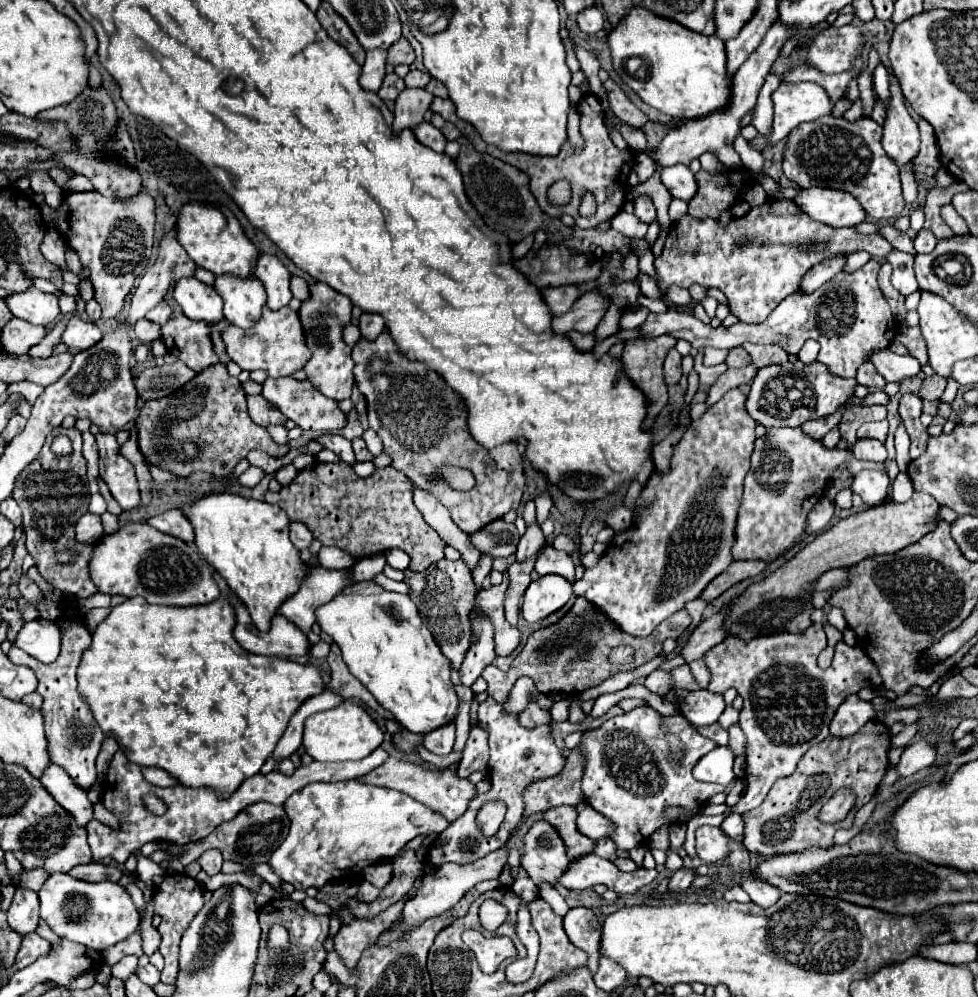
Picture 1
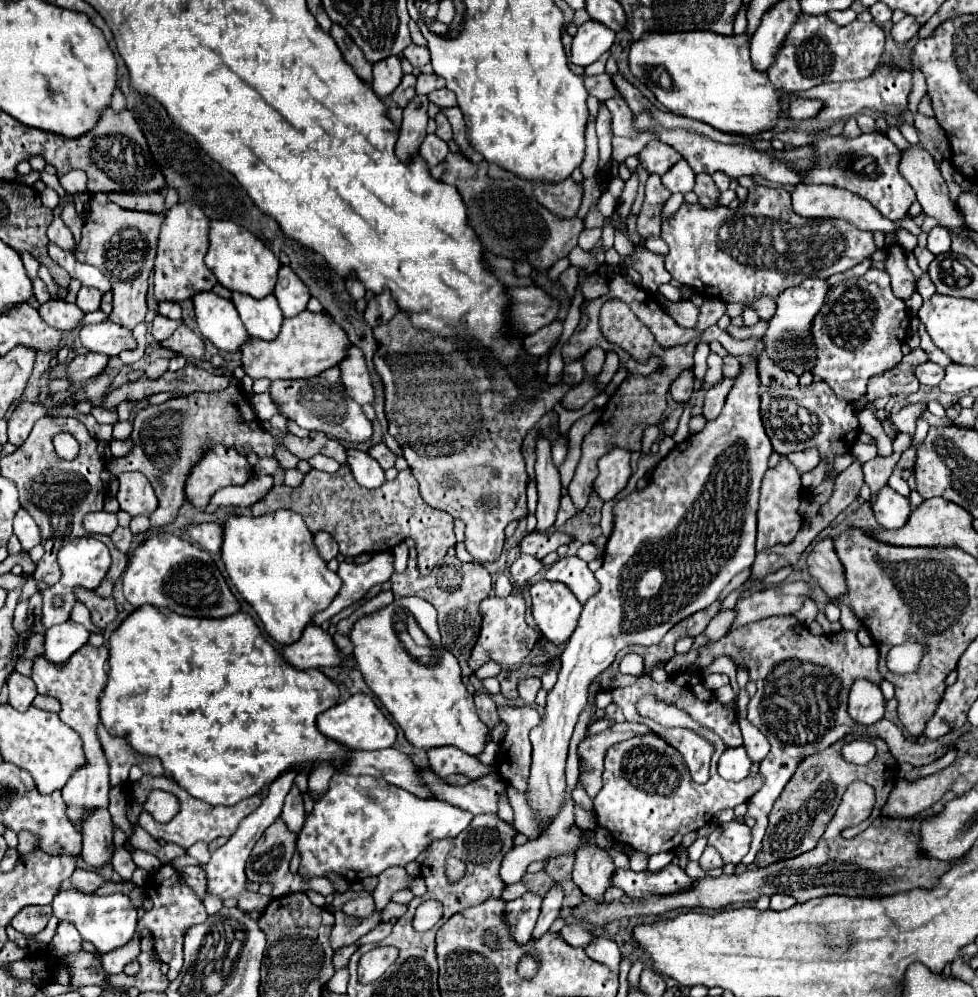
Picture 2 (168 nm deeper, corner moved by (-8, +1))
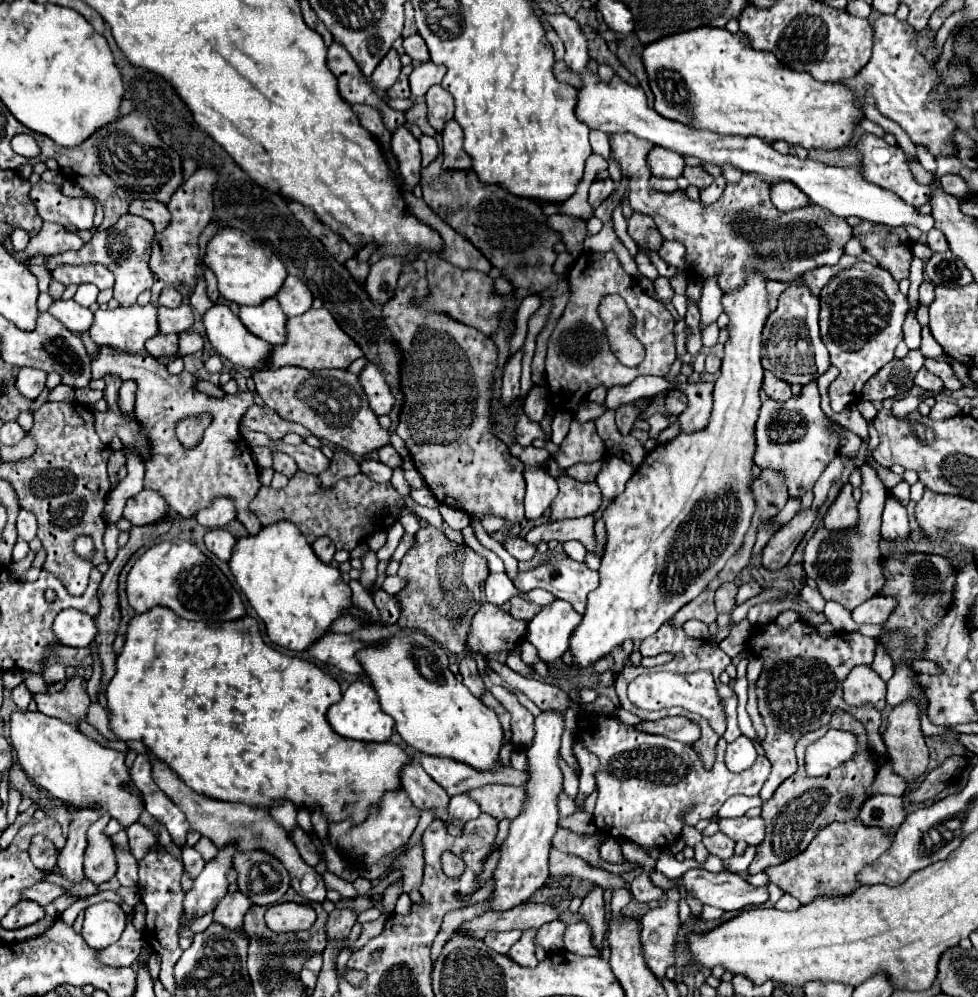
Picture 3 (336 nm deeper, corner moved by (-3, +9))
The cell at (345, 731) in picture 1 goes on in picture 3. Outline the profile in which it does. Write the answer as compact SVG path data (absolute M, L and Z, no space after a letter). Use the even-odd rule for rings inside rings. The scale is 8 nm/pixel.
M354 681L340 703L332 705L328 711L328 721L332 725L332 729L348 739L356 739L356 741L388 741L392 731L394 731L394 719L388 717L378 703L378 695L374 691L374 687L370 683L364 681Z

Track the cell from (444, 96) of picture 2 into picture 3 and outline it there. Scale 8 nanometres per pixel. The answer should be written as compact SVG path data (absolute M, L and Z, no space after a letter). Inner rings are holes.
M434 85L426 93L426 105L428 105L428 123L436 129L436 133L442 133L446 121L450 121L454 113L450 93L446 93L440 85Z

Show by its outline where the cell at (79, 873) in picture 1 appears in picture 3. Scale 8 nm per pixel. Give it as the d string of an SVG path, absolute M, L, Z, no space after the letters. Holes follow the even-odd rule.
M40 881L40 883L34 883L32 887L24 889L22 893L22 899L30 899L30 901L36 901L38 905L46 907L50 901L54 901L56 897L60 897L64 891L54 885L54 883L48 883L48 881Z

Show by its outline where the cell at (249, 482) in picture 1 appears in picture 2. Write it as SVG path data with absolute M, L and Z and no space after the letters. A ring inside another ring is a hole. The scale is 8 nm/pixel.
M253 475L247 483L243 485L233 485L233 487L223 487L219 489L213 497L211 503L207 505L209 511L215 511L217 507L251 507L257 503L269 489L273 487L273 475Z

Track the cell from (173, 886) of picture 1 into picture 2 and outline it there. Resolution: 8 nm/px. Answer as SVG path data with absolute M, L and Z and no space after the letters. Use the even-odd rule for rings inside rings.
M163 865L161 869L153 871L145 883L145 895L153 901L153 909L145 911L145 915L139 919L137 933L143 929L151 931L155 935L155 951L161 957L163 963L169 965L169 981L173 981L183 965L183 931L195 923L205 921L207 911L203 907L203 901L197 897L197 893L185 883L179 871L175 871L169 865Z

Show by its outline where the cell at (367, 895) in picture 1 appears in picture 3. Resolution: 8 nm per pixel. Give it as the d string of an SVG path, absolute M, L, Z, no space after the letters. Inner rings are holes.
M334 909L328 915L326 935L330 941L344 941L350 935L352 925L356 923L356 915L350 909Z

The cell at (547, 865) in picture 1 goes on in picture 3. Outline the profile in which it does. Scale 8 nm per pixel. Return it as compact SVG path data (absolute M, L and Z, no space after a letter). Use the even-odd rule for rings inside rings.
M528 929L528 933L522 933L520 941L516 945L512 945L512 949L508 951L508 957L522 965L522 967L534 967L538 961L534 957L534 945L532 945L532 937L534 937L534 929Z

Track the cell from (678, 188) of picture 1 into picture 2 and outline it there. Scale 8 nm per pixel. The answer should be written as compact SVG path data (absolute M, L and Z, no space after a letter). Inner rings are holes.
M679 161L677 165L673 165L673 169L669 169L661 179L671 193L689 193L695 185L695 173L693 169L689 169L687 161Z

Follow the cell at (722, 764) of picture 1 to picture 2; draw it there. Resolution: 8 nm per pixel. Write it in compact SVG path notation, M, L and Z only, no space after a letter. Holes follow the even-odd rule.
M735 747L735 749L725 749L721 759L719 759L719 775L727 781L741 781L749 775L749 767L751 767L751 759L747 757L743 747Z

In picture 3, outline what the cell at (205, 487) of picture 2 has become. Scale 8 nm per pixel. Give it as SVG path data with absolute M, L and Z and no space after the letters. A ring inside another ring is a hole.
M100 347L92 359L92 379L100 379L106 373L118 375L124 381L132 379L138 385L134 413L142 429L148 431L146 437L150 443L150 459L146 461L144 489L160 493L160 497L164 497L170 509L184 519L190 519L198 511L210 507L212 499L228 497L234 501L236 519L248 529L250 535L256 535L262 523L248 509L248 505L260 489L258 465L252 459L250 447L242 440L238 427L235 426L238 425L238 417L242 417L244 411L250 405L254 405L252 391L212 397L196 389L196 377L188 371L182 371L180 375L170 375L166 371L166 365L148 355L126 355L114 351L112 347ZM198 413L210 413L212 423L204 431L204 437L198 447L184 449L174 433L176 423L188 415Z

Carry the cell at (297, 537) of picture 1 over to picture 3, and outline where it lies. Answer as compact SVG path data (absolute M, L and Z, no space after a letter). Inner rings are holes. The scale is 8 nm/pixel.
M318 537L318 539L314 541L312 549L314 549L314 553L318 555L320 561L324 561L324 563L332 563L334 553L336 553L336 547L332 545L332 541L330 541L328 537L322 537L322 539Z

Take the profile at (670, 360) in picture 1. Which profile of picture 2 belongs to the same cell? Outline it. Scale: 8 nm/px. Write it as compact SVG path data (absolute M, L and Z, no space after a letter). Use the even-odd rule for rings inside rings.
M687 369L683 373L679 373L679 377L673 381L669 393L671 397L677 401L677 403L687 403L691 393L693 393L693 383L695 383L695 377L693 377L693 371Z

